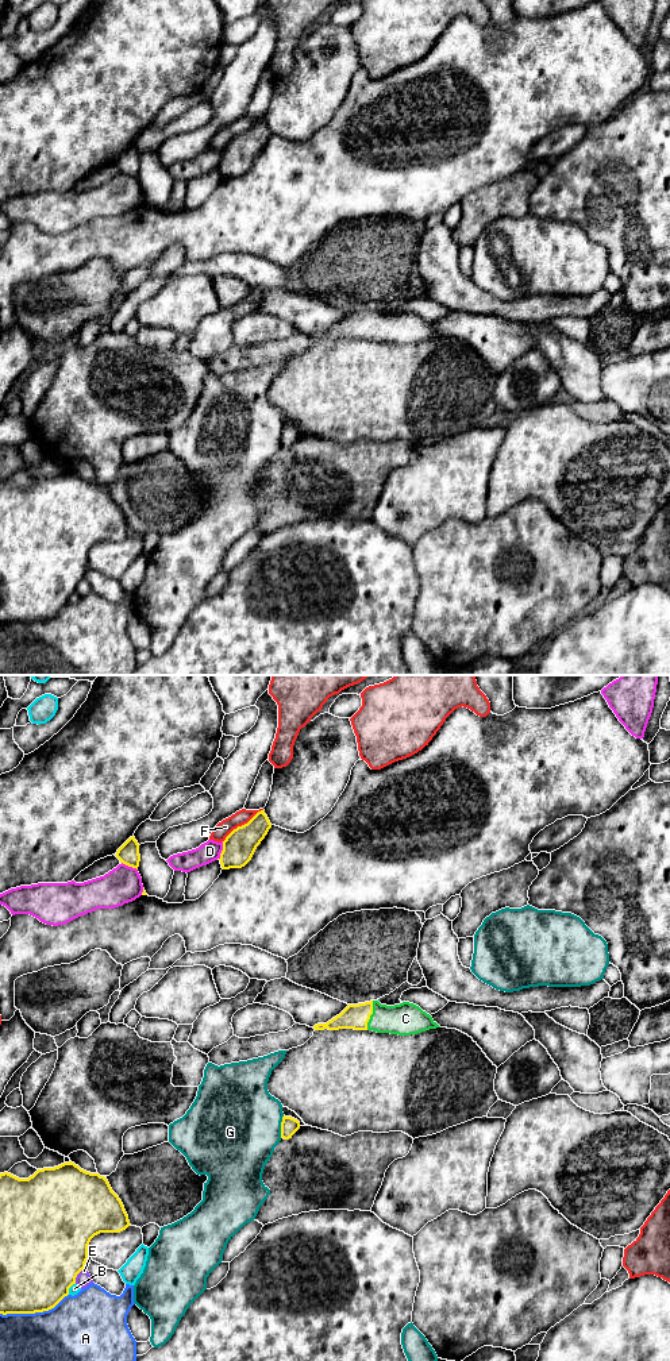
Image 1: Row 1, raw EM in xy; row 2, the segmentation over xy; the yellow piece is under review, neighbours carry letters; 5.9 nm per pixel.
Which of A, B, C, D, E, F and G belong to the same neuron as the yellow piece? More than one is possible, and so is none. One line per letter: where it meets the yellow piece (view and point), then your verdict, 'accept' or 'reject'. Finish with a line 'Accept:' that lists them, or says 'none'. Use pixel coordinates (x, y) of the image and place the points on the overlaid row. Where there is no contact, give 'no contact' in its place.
A: contact xy (34, 1313); reject
B: contact xy (69, 1287); reject
C: contact xy (370, 1014); accept
D: contact xy (222, 851); reject
E: contact xy (77, 1273); reject
F: contact xy (242, 825); reject
G: contact xy (281, 1126); reject
Accept: C

